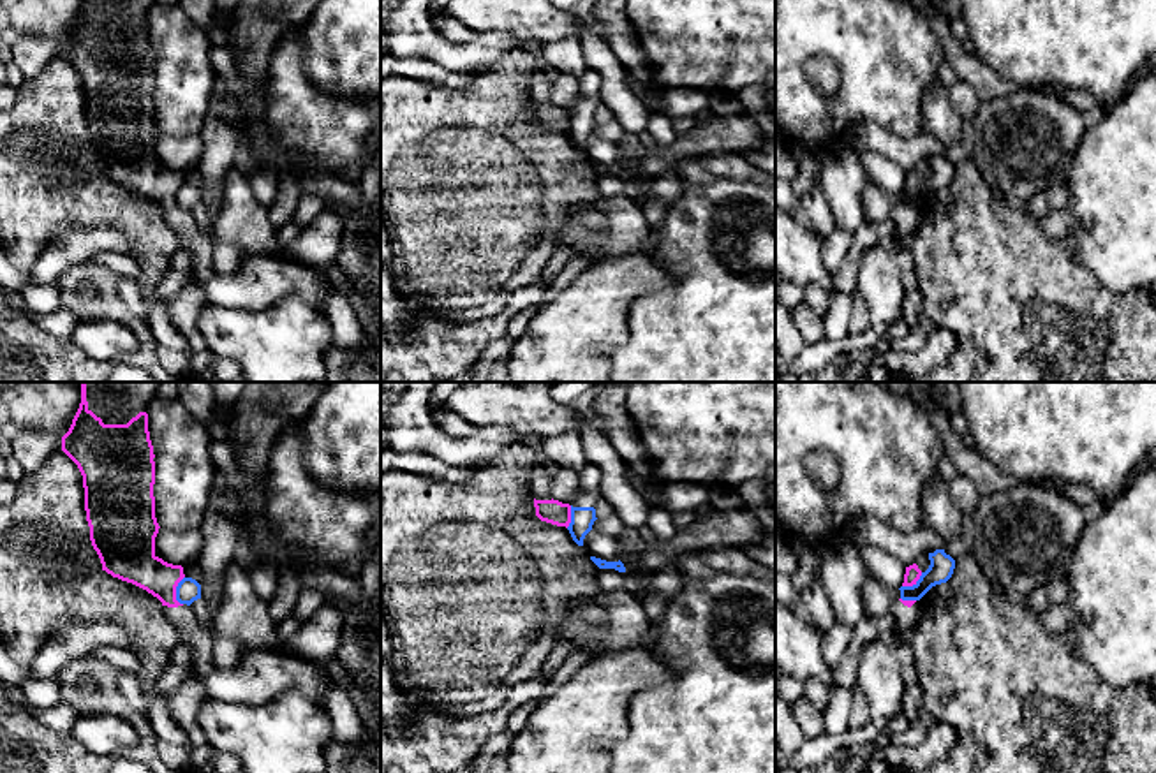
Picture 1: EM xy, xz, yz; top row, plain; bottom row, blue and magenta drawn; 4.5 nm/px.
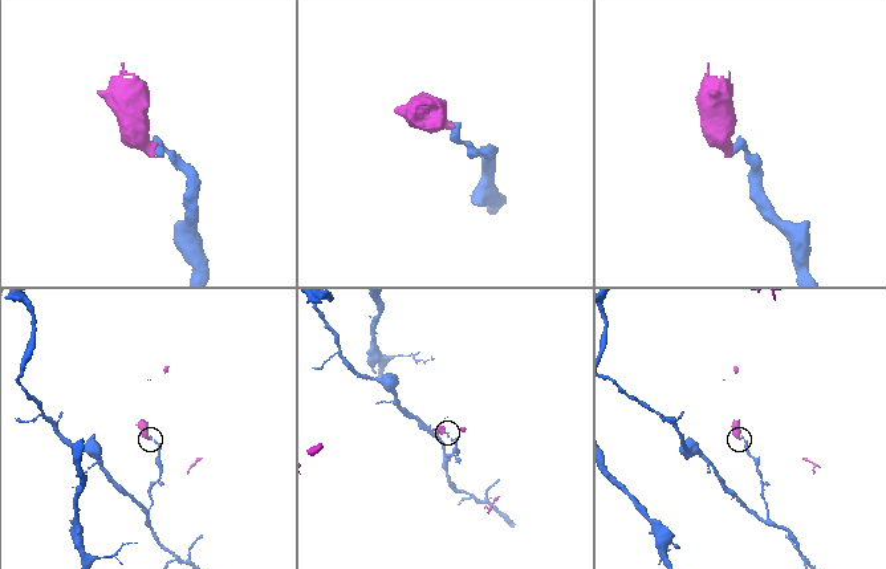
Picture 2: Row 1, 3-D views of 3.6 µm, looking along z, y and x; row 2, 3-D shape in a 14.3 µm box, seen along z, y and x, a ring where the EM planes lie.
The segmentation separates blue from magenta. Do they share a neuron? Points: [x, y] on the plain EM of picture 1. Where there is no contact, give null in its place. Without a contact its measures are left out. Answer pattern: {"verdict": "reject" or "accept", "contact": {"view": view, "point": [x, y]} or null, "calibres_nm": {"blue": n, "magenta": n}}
{"verdict": "reject", "contact": {"view": "xy", "point": [177, 196]}, "calibres_nm": {"blue": 110, "magenta": 220}}

